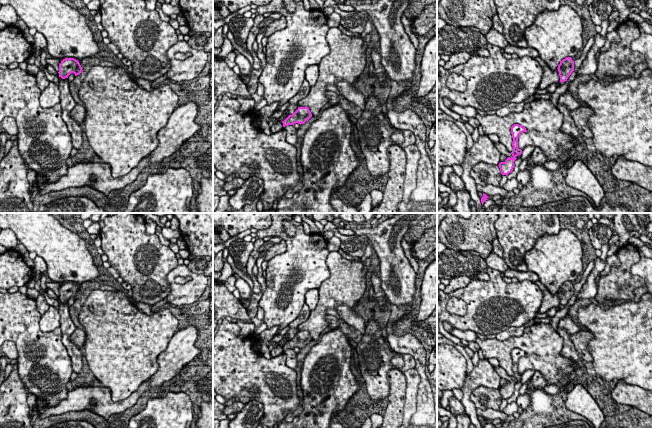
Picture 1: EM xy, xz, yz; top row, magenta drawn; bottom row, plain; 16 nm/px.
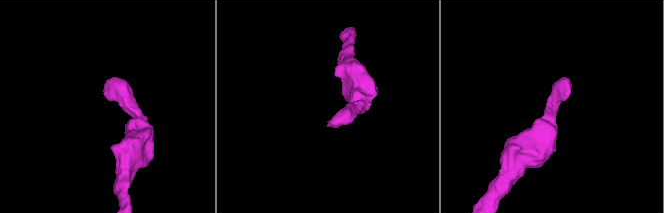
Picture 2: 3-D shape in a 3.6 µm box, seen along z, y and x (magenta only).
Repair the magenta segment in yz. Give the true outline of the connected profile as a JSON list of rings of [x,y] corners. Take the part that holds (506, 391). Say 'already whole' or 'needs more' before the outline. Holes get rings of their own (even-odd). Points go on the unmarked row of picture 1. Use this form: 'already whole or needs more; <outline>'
already whole; [[[514,348],[511,351],[511,358],[512,358],[512,362],[513,362],[513,367],[512,367],[513,375],[511,376],[511,378],[513,381],[512,382],[508,381],[505,386],[499,387],[498,390],[500,392],[502,399],[507,400],[509,397],[512,396],[512,394],[514,392],[514,386],[517,383],[516,381],[518,379],[521,379],[521,377],[522,377],[522,374],[518,372],[518,361],[523,356],[527,356],[527,354],[522,349]]]

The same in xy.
already whole; [[[65,282],[59,288],[59,301],[62,303],[68,302],[71,297],[74,297],[75,300],[79,299],[82,296],[82,291],[78,284],[74,282]]]

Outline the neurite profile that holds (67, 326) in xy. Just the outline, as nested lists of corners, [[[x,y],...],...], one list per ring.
[[[59,302],[60,328],[62,331],[62,343],[67,349],[68,355],[72,361],[72,369],[75,373],[79,373],[83,367],[83,354],[79,347],[77,347],[71,340],[70,336],[75,331],[76,326],[71,319],[69,313],[68,302]]]

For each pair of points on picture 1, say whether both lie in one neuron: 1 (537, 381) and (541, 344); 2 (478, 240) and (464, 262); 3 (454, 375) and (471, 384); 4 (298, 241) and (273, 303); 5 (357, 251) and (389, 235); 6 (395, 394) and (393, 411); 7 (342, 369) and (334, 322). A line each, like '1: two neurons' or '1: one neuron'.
1: two neurons
2: two neurons
3: two neurons
4: one neuron
5: two neurons
6: one neuron
7: two neurons

